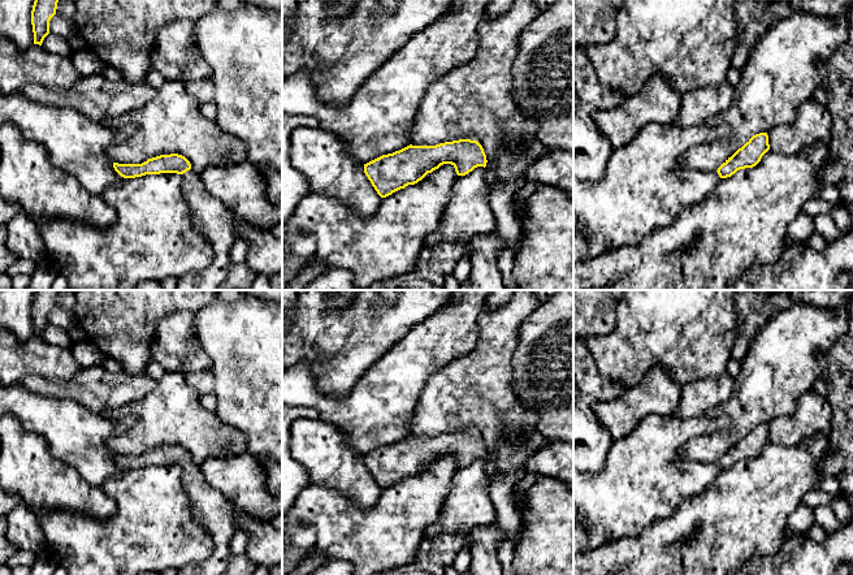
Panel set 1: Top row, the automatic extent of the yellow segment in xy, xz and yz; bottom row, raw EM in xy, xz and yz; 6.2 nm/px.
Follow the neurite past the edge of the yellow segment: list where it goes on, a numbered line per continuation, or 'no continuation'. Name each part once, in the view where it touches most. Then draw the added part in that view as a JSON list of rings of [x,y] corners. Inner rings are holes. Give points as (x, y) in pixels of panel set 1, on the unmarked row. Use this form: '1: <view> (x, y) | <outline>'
1: xy (211, 510) | [[[192,461],[181,466],[181,483],[190,500],[191,514],[212,539],[212,552],[196,566],[189,565],[178,575],[222,575],[231,558],[230,542],[235,535],[235,507],[204,479]]]

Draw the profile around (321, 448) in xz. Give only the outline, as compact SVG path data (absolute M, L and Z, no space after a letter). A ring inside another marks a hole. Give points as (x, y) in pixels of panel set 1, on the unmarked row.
M319 418L295 420L290 431L290 454L308 472L309 484L343 493L355 506L369 509L382 489L356 453L346 435Z

